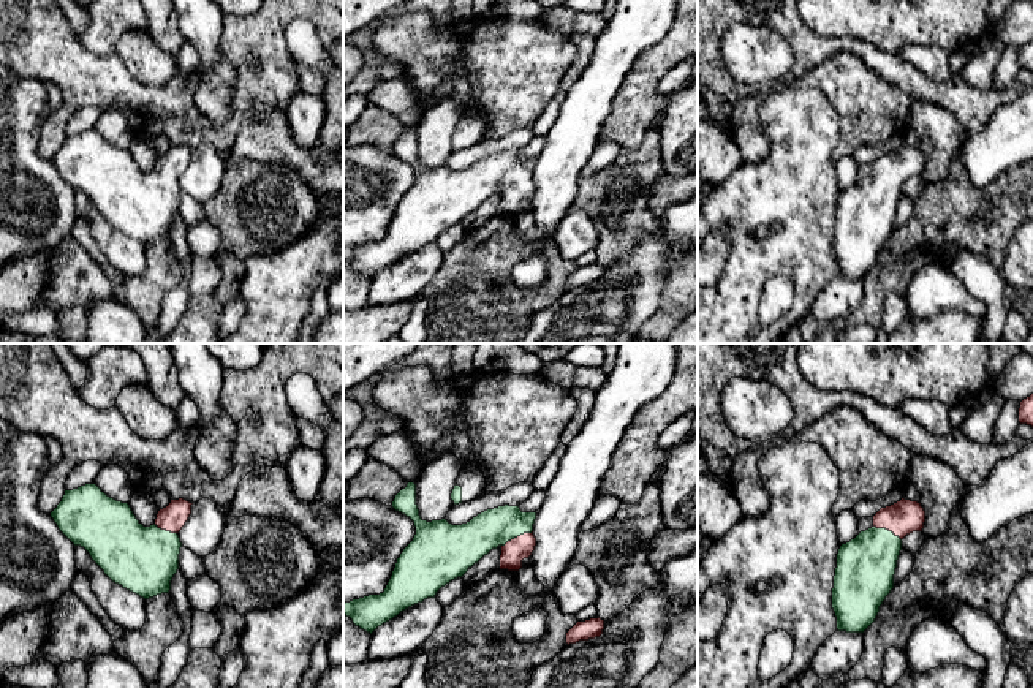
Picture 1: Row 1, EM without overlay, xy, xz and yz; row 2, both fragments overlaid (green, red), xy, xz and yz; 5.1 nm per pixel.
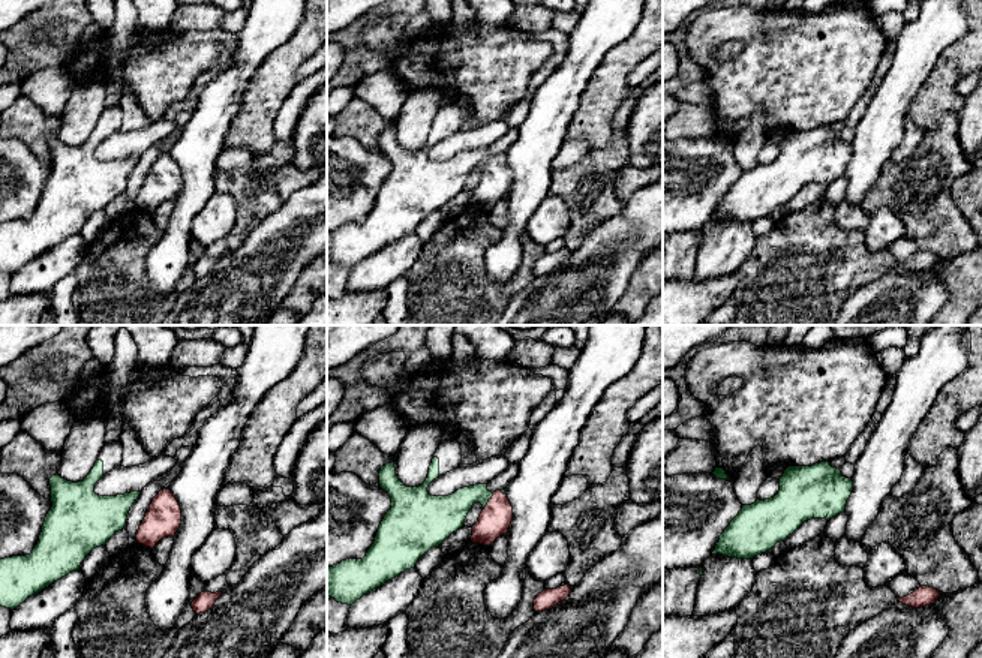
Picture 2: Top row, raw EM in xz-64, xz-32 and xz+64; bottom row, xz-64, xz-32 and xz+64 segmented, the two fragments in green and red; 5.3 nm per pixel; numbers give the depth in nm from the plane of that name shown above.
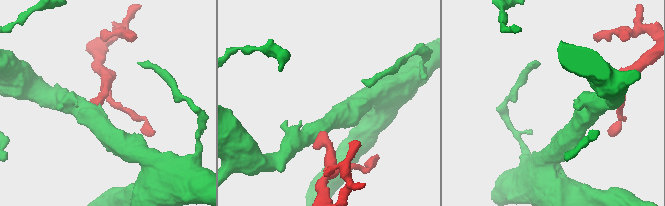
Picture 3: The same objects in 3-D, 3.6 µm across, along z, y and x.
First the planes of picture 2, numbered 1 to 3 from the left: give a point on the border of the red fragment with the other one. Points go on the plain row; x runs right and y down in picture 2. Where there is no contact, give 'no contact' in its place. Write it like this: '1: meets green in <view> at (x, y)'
1: no contact
2: meets green in xz-32 at (488, 165)
3: no contact

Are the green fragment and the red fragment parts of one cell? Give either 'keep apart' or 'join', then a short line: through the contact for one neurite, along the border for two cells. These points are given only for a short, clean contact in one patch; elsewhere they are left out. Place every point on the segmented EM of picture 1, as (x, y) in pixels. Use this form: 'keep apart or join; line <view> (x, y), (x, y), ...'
join; line xz (469, 543), (478, 536), (516, 536), (513, 552)

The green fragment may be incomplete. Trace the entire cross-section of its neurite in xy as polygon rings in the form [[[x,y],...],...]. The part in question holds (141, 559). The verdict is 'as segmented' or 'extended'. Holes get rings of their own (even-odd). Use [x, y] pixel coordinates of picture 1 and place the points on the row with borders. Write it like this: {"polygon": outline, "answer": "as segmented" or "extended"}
{"polygon": [[[96,484],[65,490],[62,501],[51,512],[59,530],[74,544],[84,547],[104,574],[144,599],[169,593],[179,569],[179,531],[191,514],[190,501],[179,498],[160,509],[155,524],[144,527],[128,503],[108,497]]], "answer": "extended"}

